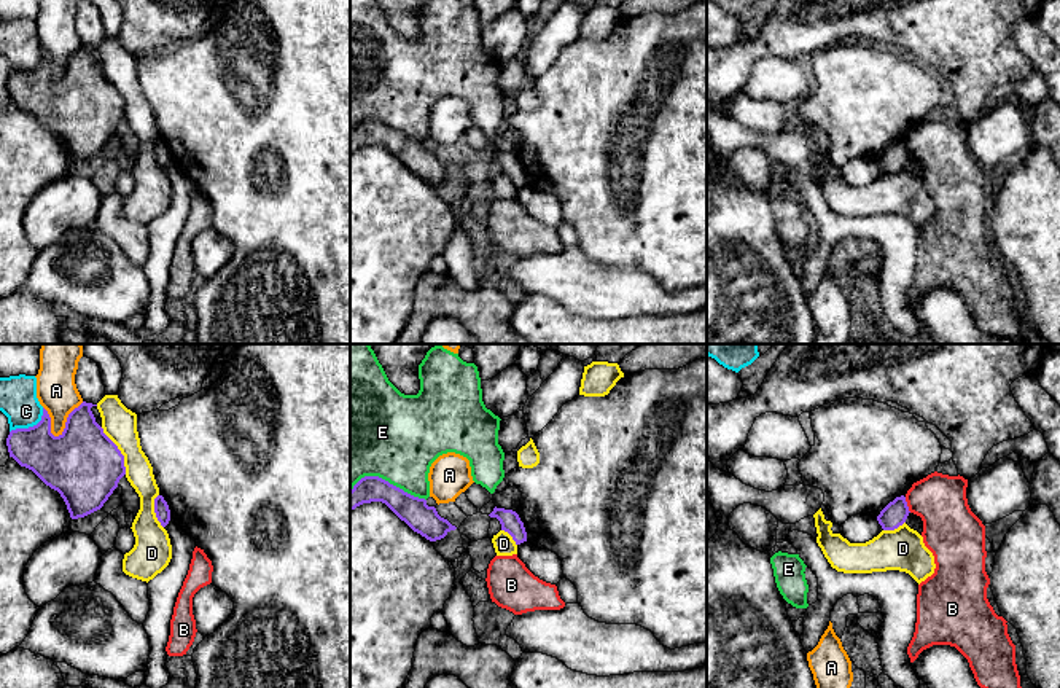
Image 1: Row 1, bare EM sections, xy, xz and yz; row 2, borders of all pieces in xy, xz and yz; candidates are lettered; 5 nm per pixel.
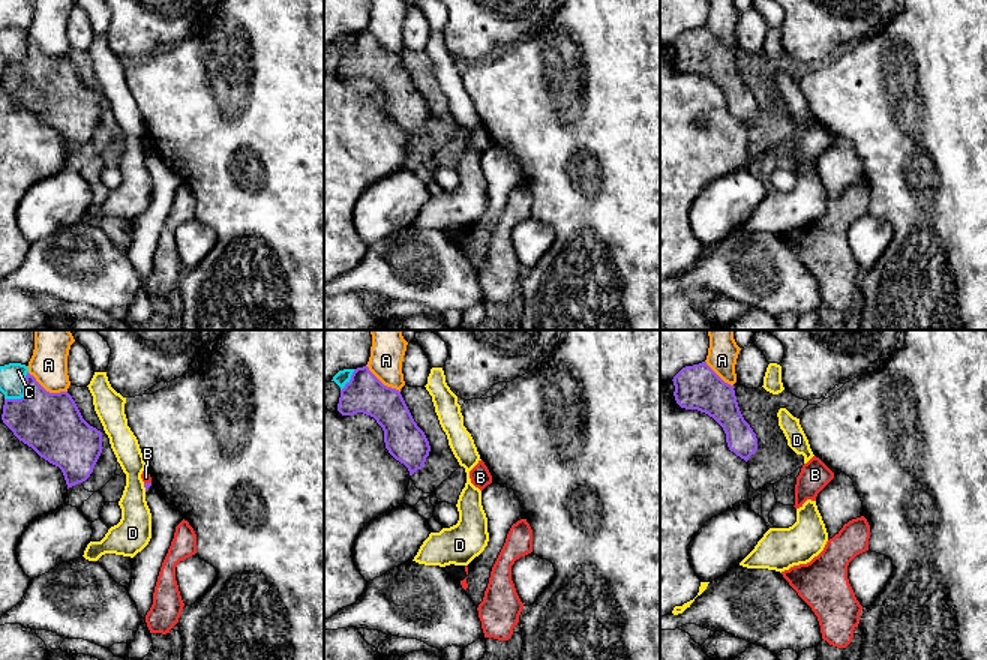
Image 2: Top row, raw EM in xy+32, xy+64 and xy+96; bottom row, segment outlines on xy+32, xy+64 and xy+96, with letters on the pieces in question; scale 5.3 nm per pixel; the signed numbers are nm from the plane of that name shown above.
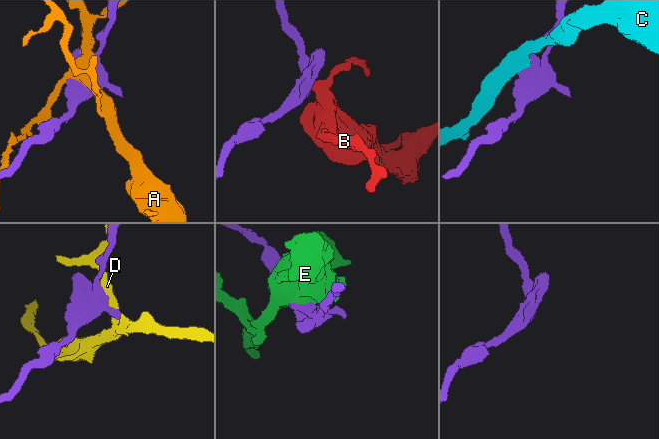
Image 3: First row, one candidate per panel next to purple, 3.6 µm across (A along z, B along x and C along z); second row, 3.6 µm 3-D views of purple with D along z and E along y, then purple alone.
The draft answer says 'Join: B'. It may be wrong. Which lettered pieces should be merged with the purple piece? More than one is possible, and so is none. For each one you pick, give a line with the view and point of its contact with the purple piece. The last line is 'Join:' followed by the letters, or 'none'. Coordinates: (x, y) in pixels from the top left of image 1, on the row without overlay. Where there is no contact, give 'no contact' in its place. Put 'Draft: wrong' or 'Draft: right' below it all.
Join: none
Draft: wrong

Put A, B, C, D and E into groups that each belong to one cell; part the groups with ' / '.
A / B / C / D / E

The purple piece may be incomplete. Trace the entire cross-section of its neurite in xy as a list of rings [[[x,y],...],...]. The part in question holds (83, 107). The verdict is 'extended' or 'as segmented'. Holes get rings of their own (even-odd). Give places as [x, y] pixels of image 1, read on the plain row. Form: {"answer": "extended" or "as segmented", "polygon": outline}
{"answer": "as segmented", "polygon": [[[83,45],[75,51],[59,80],[51,76],[51,61],[43,51],[41,64],[37,68],[11,73],[6,81],[10,100],[57,134],[72,162],[84,161],[100,153],[126,118],[124,99],[95,65],[92,49],[97,48]]]}

